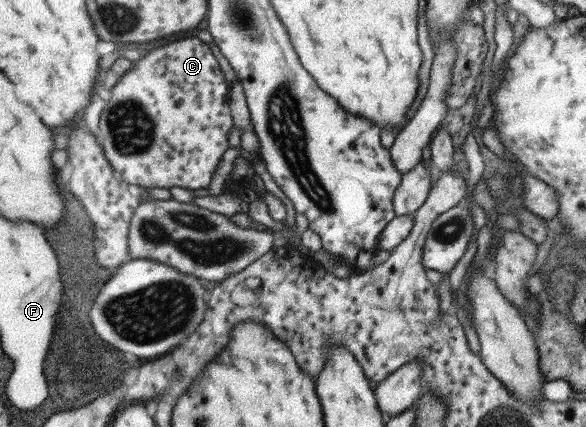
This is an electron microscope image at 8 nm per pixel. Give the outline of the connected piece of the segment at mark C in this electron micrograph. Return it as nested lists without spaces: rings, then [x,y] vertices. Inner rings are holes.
[[[184,37],[163,46],[151,48],[138,60],[133,61],[130,64],[130,69],[127,69],[126,73],[123,73],[121,78],[110,88],[111,96],[102,108],[97,124],[101,134],[99,138],[101,138],[103,156],[111,165],[112,170],[119,174],[120,180],[132,186],[133,189],[149,187],[170,189],[171,187],[179,187],[192,191],[197,190],[197,188],[207,187],[212,174],[217,168],[217,163],[221,160],[221,155],[228,148],[229,130],[234,126],[230,108],[228,107],[227,91],[228,83],[223,78],[223,73],[221,73],[217,61],[211,55],[208,45],[203,43],[199,37]]]

